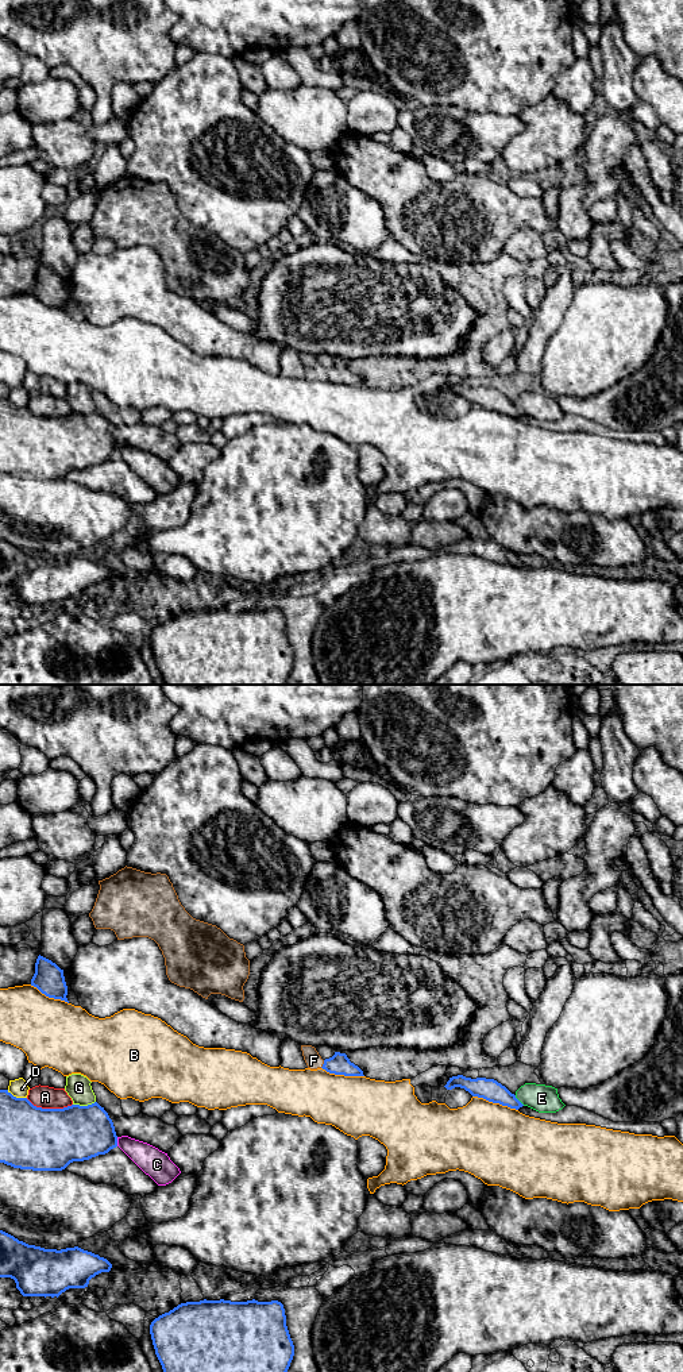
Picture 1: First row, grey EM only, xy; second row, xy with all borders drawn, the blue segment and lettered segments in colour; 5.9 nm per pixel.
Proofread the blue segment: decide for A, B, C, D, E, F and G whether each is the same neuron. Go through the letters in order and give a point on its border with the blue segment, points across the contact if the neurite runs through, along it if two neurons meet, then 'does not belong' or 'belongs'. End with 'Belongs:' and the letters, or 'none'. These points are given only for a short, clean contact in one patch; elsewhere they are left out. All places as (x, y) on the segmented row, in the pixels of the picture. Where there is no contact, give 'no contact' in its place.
A: xy (49, 1109) | does not belong
B: xy (496, 1102) | does not belong
C: xy (116, 1141) | does not belong
D: xy (15, 1097) | does not belong
E: xy (518, 1101) | does not belong
F: xy (323, 1064) | across xy (339, 1064), (323, 1064), (313, 1060) | belongs
G: xy (84, 1106) | does not belong
Belongs: F

